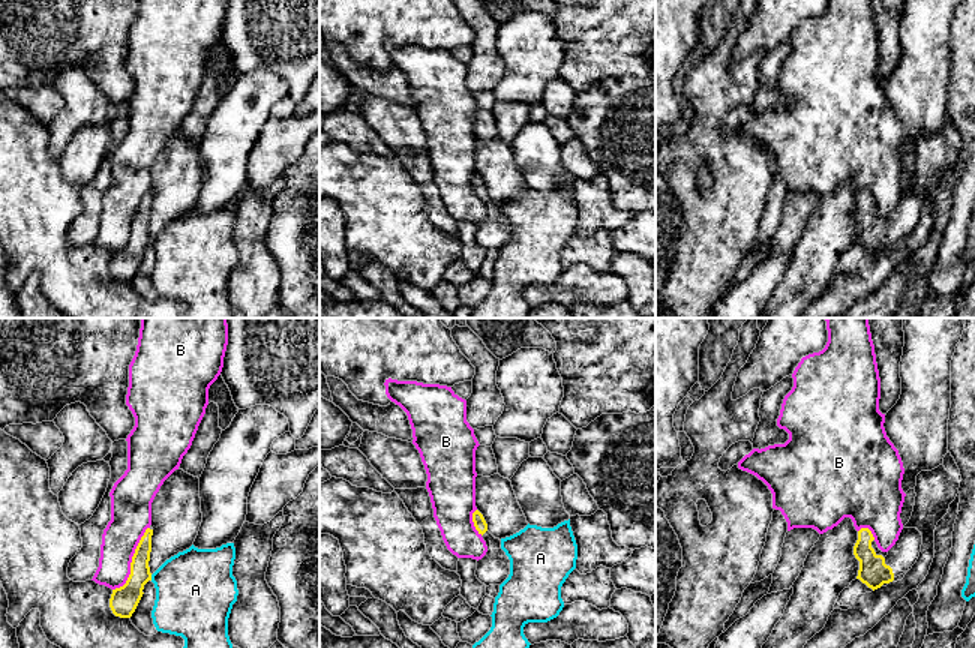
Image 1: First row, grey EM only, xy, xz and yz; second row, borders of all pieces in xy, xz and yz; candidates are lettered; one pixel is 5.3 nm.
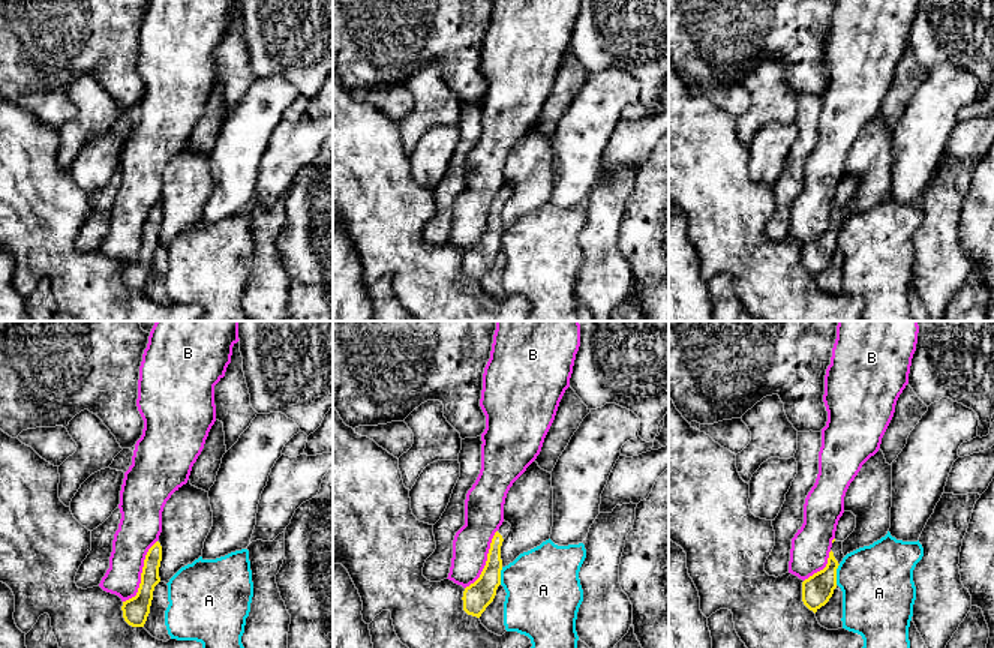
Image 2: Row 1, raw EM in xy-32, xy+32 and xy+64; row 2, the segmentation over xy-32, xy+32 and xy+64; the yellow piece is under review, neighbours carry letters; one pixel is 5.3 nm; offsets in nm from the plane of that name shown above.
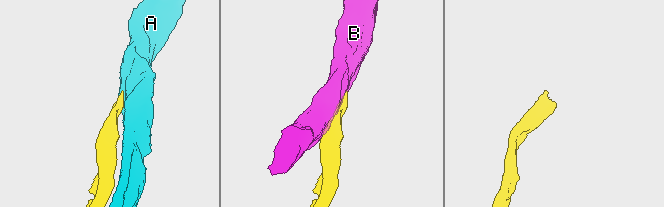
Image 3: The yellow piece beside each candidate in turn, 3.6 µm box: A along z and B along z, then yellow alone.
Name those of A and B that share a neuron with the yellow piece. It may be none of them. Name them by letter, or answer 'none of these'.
none of these

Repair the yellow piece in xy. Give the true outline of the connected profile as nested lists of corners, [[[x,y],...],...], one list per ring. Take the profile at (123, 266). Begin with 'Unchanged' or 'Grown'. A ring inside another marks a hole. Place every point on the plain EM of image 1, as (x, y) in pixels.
Unchanged. [[[147,192],[132,220],[130,238],[126,248],[112,254],[110,272],[116,280],[130,282],[144,258],[144,249],[152,244],[148,231],[152,200],[153,194]]]

